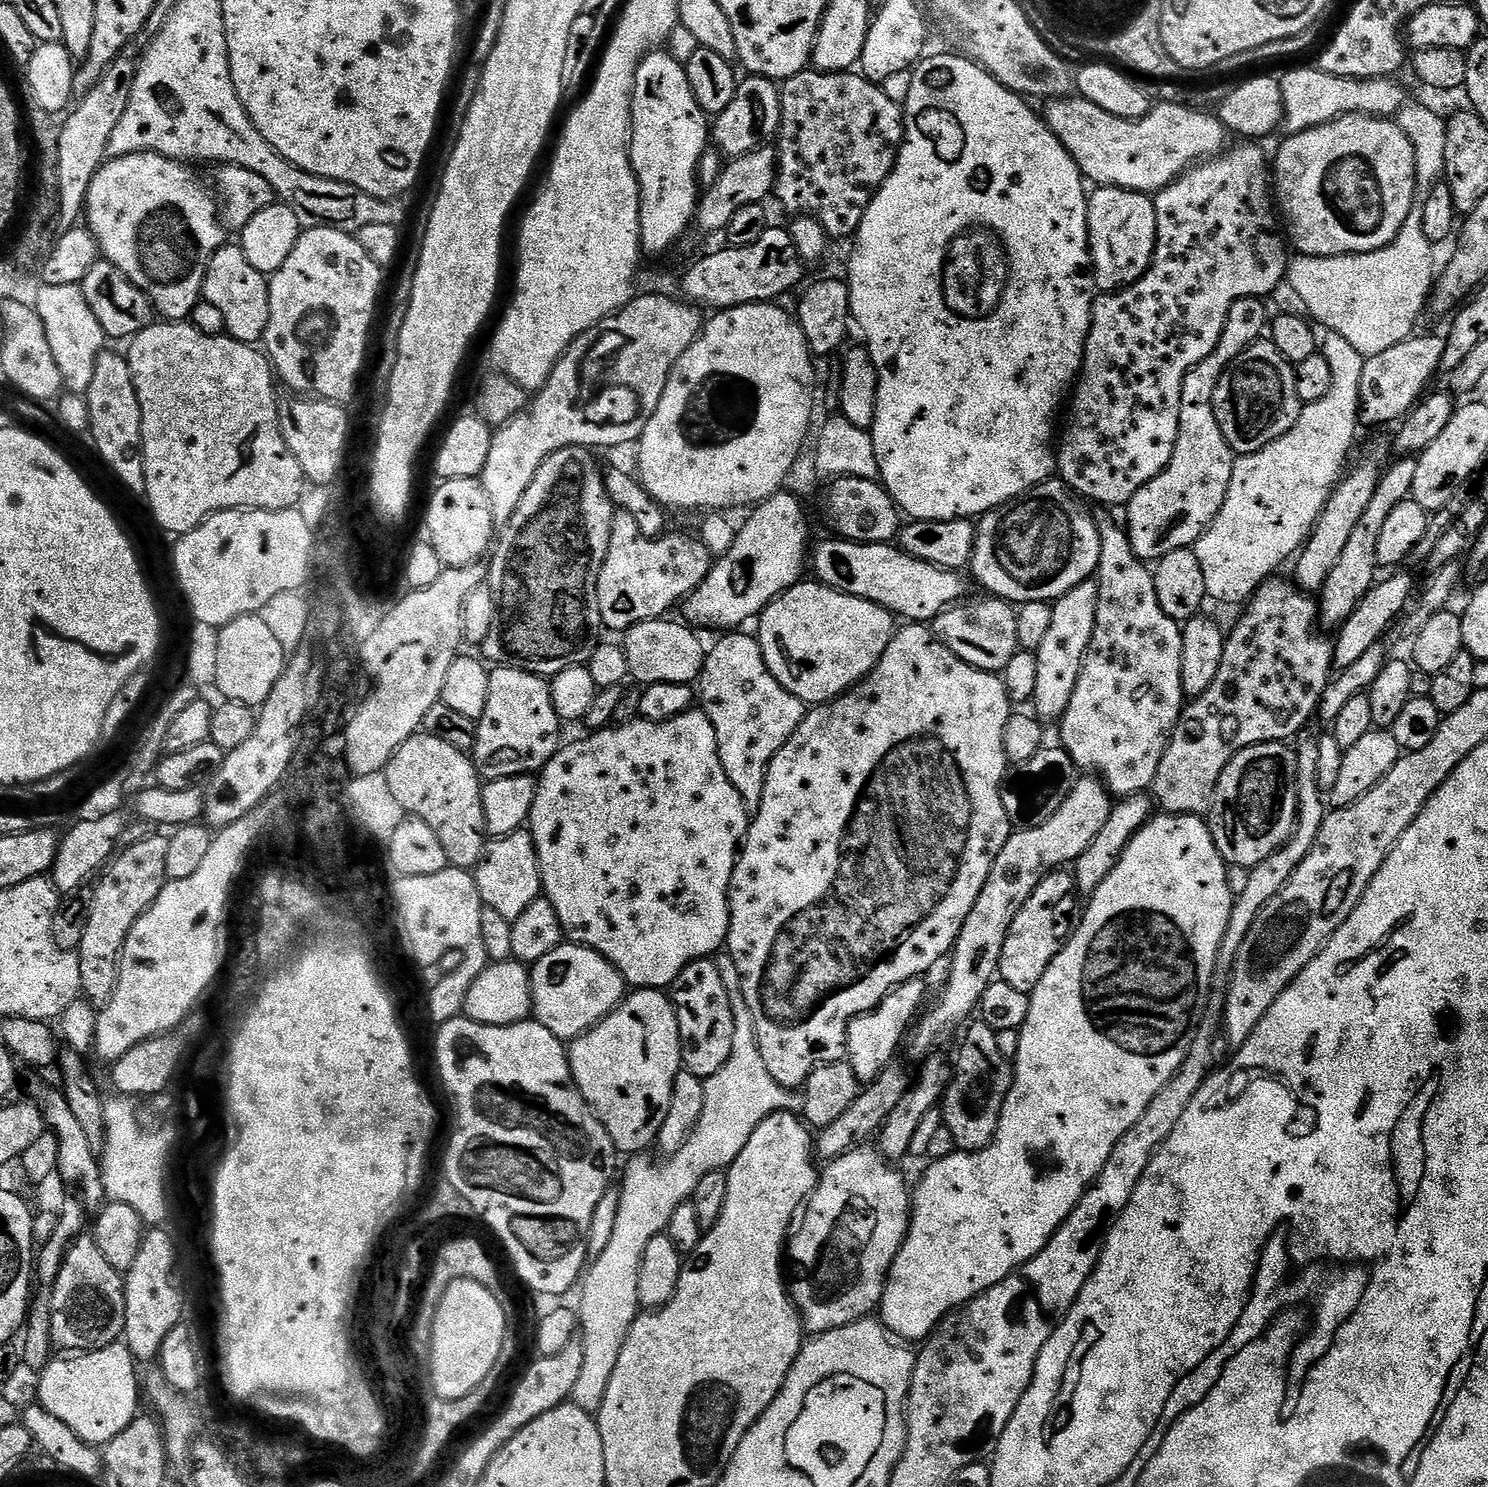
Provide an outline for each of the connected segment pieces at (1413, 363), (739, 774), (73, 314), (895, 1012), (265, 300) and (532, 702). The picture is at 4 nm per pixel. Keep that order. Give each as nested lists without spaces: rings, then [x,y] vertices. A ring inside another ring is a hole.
[[[1413,335],[1398,342],[1398,346],[1390,346],[1390,350],[1365,359],[1360,383],[1360,419],[1365,425],[1395,425],[1403,420],[1416,407],[1432,375],[1438,372],[1445,337],[1420,335]]]
[[[732,630],[721,636],[724,637],[713,648],[711,645],[707,649],[698,681],[698,704],[714,726],[718,758],[722,758],[726,778],[738,790],[746,810],[755,814],[760,810],[768,763],[798,730],[806,705],[770,674],[755,635]]]
[[[41,283],[39,287],[34,307],[42,318],[46,342],[50,342],[54,362],[58,362],[58,370],[62,370],[64,387],[69,392],[87,393],[90,382],[94,382],[94,366],[106,348],[102,326],[98,326],[98,318],[94,318],[94,310],[90,310],[81,285],[50,286]]]
[[[917,978],[907,980],[905,984],[899,984],[888,993],[888,997],[877,1008],[849,1020],[846,1063],[852,1067],[854,1074],[861,1082],[875,1080],[883,1068],[888,1067],[897,1059],[896,1047],[899,1044],[901,1047],[914,1017],[921,1011],[920,1003],[924,1000],[924,982],[923,979]]]
[[[225,243],[214,254],[208,263],[204,275],[203,299],[210,302],[226,318],[225,333],[233,340],[243,344],[259,345],[270,322],[270,294],[268,293],[269,277],[263,276],[250,262],[246,262],[246,254],[235,243]]]
[[[496,666],[488,673],[490,678],[490,694],[486,694],[486,710],[476,726],[476,744],[470,753],[476,771],[485,781],[511,776],[526,776],[539,773],[550,758],[562,747],[560,728],[562,721],[554,710],[554,702],[550,698],[550,684],[543,676],[532,672],[523,672],[520,668]]]

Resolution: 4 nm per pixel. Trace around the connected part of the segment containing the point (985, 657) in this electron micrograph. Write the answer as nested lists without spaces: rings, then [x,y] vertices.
[[[984,598],[988,600],[965,599],[951,608],[945,608],[931,621],[930,627],[936,639],[945,644],[962,662],[983,672],[1003,673],[1006,662],[1014,658],[1020,648],[1018,642],[1016,608],[1007,600]]]

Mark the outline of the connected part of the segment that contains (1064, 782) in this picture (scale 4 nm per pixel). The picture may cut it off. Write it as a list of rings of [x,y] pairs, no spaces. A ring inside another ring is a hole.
[[[1055,747],[1041,748],[1038,754],[1034,754],[1034,758],[1030,758],[1030,762],[1015,765],[1003,781],[1000,797],[1006,810],[1006,818],[1011,822],[1013,829],[1042,826],[1042,822],[1046,822],[1046,818],[1050,818],[1054,810],[1062,806],[1066,794],[1072,788],[1078,769],[1063,747]]]

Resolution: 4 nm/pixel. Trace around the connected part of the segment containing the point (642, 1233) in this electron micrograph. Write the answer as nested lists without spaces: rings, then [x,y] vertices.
[[[727,954],[715,957],[718,975],[722,978],[722,986],[726,986],[726,994],[730,997],[730,1006],[734,1010],[734,1046],[726,1066],[718,1070],[718,1074],[704,1080],[706,1099],[702,1101],[702,1118],[698,1118],[696,1129],[690,1133],[683,1144],[671,1153],[661,1164],[651,1164],[644,1158],[632,1158],[628,1169],[624,1172],[624,1184],[619,1185],[620,1205],[618,1219],[614,1222],[614,1234],[610,1243],[597,1260],[587,1265],[579,1285],[580,1308],[578,1307],[578,1339],[582,1342],[582,1370],[578,1373],[578,1383],[570,1397],[571,1403],[577,1404],[582,1410],[592,1414],[597,1411],[604,1397],[604,1391],[614,1372],[614,1362],[618,1362],[618,1354],[622,1352],[622,1342],[626,1342],[626,1334],[630,1326],[636,1321],[641,1311],[638,1302],[638,1266],[642,1266],[642,1250],[646,1250],[650,1238],[667,1233],[670,1217],[674,1210],[684,1200],[694,1194],[698,1182],[706,1178],[711,1172],[722,1172],[731,1168],[732,1163],[742,1154],[742,1146],[750,1140],[750,1134],[766,1118],[776,1112],[803,1113],[804,1098],[799,1091],[783,1088],[774,1078],[770,1078],[770,1070],[766,1070],[766,1062],[762,1062],[762,1050],[758,1050],[758,1038],[754,1030],[754,1018],[750,1018],[750,1006],[746,1006],[746,998],[742,994],[742,978],[738,974],[738,966],[734,966],[734,958]]]

